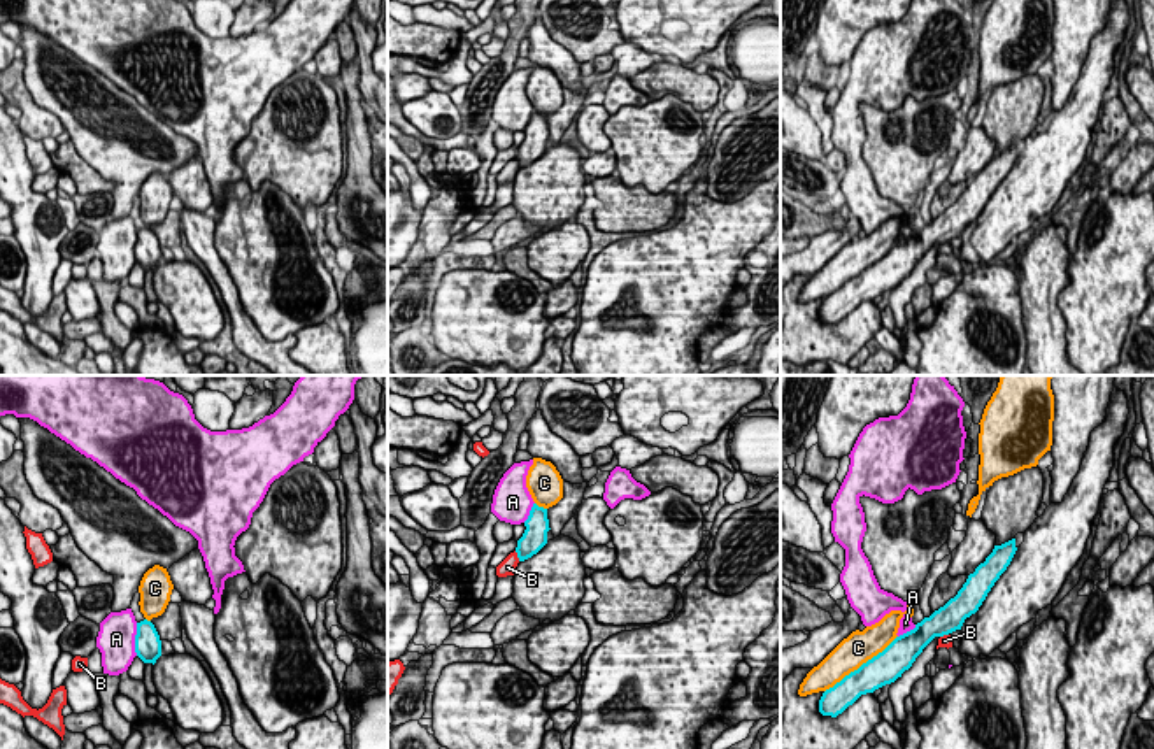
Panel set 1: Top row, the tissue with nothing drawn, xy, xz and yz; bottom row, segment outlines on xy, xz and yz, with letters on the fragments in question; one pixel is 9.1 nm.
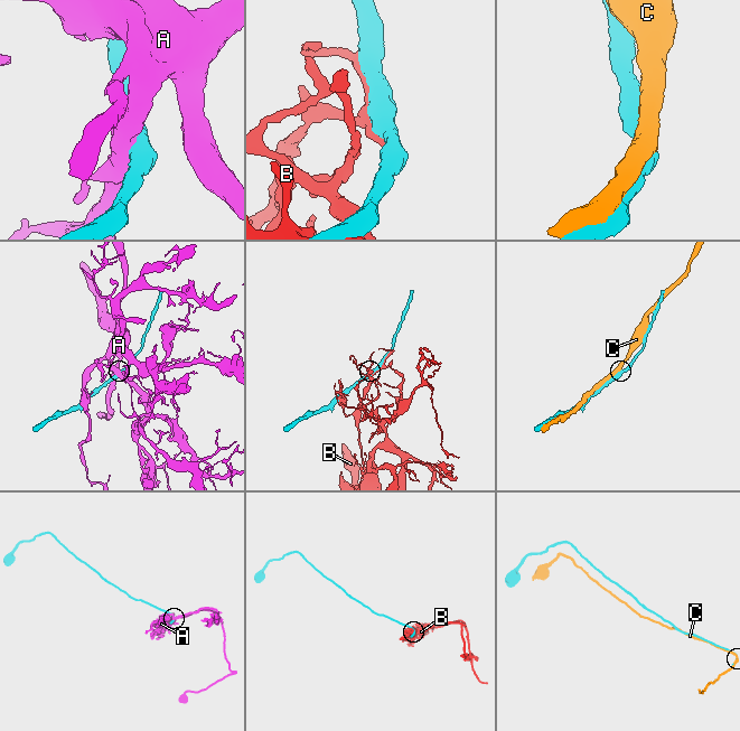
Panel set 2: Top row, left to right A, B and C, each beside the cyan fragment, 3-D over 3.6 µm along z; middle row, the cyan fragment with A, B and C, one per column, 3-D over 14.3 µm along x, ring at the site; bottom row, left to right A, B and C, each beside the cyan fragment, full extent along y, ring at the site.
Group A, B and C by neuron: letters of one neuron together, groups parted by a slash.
A / B / C

